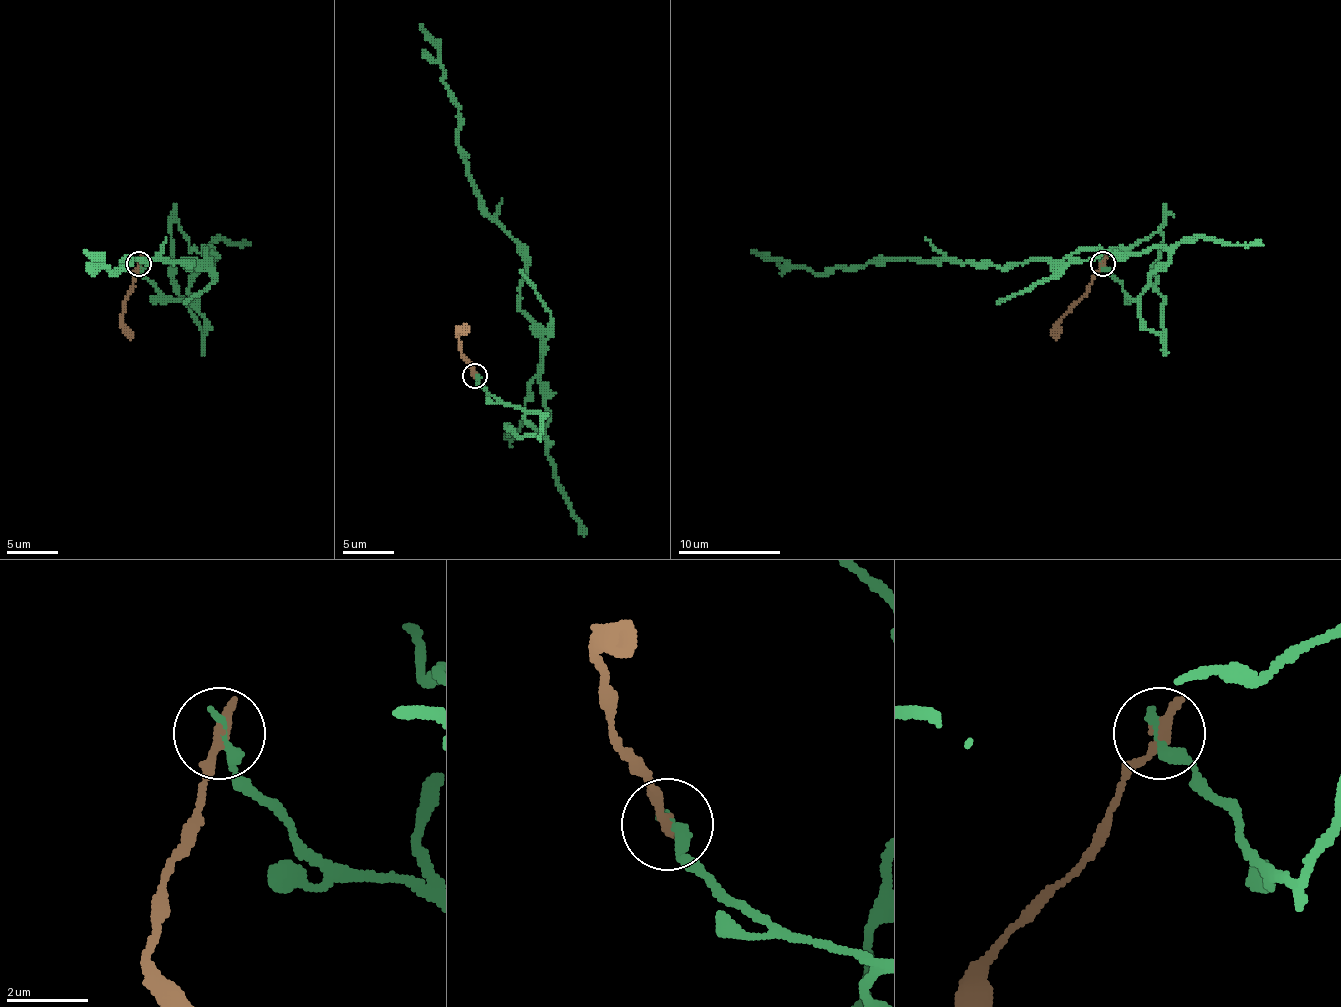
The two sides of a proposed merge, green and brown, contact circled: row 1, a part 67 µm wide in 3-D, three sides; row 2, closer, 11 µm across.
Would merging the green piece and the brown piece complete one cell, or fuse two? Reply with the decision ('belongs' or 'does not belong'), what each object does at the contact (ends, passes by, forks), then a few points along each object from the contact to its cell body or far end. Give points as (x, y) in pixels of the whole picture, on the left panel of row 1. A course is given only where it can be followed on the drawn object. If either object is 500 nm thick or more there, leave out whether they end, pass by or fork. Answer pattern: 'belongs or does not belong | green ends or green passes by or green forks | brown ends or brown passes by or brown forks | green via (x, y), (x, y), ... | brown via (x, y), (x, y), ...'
does not belong | green ends | brown ends | green via (138, 263), (166, 296), (189, 299), (215, 255), (189, 268), (127, 258), (112, 273), (84, 250) | brown via (138, 263), (133, 291), (125, 301), (122, 322), (122, 332), (130, 340)

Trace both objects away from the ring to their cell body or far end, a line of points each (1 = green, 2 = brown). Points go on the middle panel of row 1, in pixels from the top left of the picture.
1: (474, 375), (551, 441), (538, 331), (520, 308), (525, 252), (487, 214), (438, 42), (420, 24)
2: (474, 375), (461, 352), (458, 331), (466, 329)

